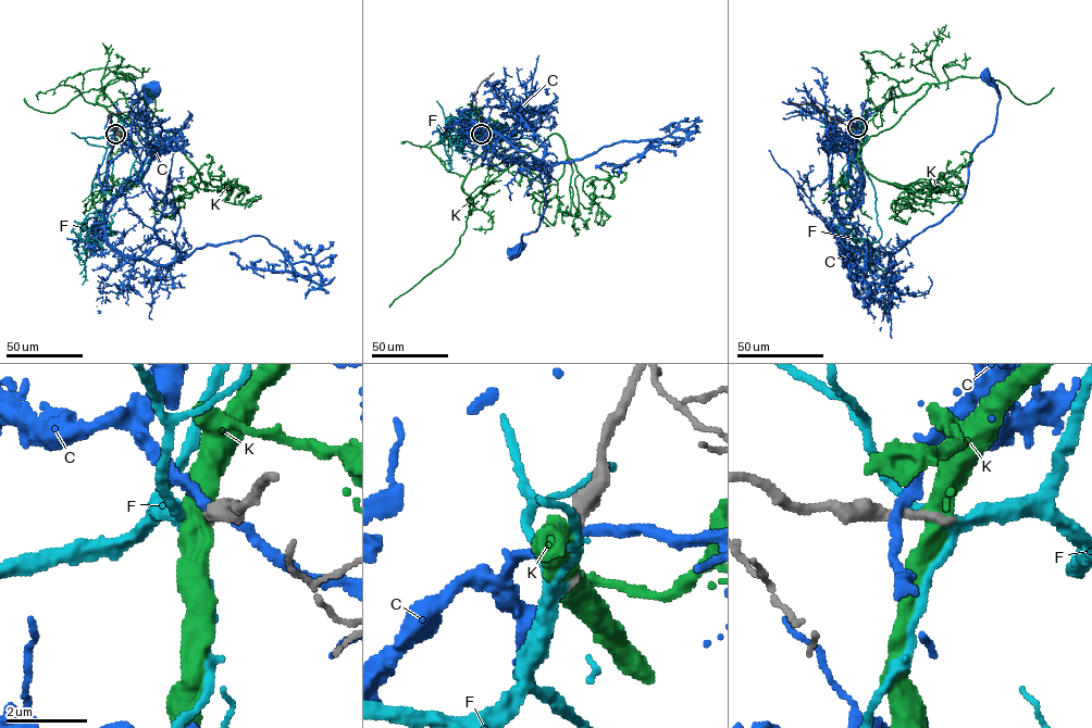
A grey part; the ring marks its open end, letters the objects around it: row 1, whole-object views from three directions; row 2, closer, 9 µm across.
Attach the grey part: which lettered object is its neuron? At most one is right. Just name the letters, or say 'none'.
F

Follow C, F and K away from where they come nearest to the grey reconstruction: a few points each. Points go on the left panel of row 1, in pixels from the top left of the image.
C: (115, 134), (135, 148), (141, 174), (115, 199), (108, 241), (169, 264), (180, 217), (146, 109), (156, 89)
F: (115, 134), (85, 139), (106, 149), (91, 203), (116, 234), (95, 225), (81, 238), (103, 249)
K: (115, 134), (119, 116), (99, 96), (173, 140), (202, 180), (231, 186), (225, 202), (252, 198), (244, 209)

